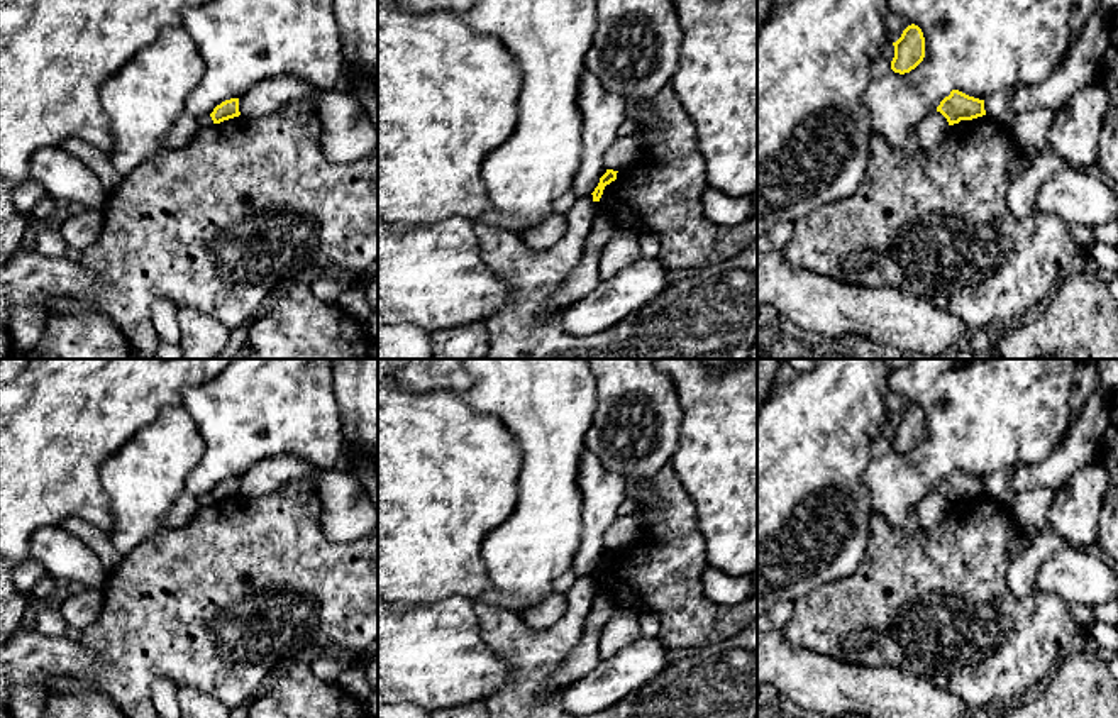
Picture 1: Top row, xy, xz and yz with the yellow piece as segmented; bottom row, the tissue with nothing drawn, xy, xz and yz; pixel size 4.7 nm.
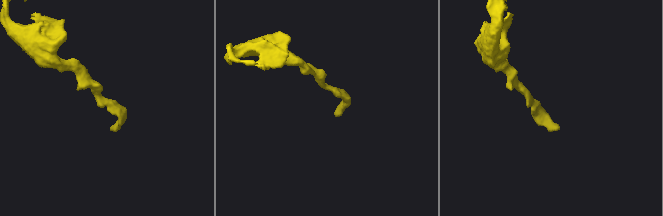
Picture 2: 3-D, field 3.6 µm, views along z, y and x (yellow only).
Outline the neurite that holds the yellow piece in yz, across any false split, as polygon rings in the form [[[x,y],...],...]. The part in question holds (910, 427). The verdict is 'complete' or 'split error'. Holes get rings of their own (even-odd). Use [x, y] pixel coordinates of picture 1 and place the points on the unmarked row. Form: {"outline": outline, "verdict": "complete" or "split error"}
{"outline": [[[908,405],[901,417],[893,422],[894,437],[891,440],[891,449],[894,452],[905,454],[915,449],[925,437],[925,417],[918,405]]], "verdict": "complete"}

